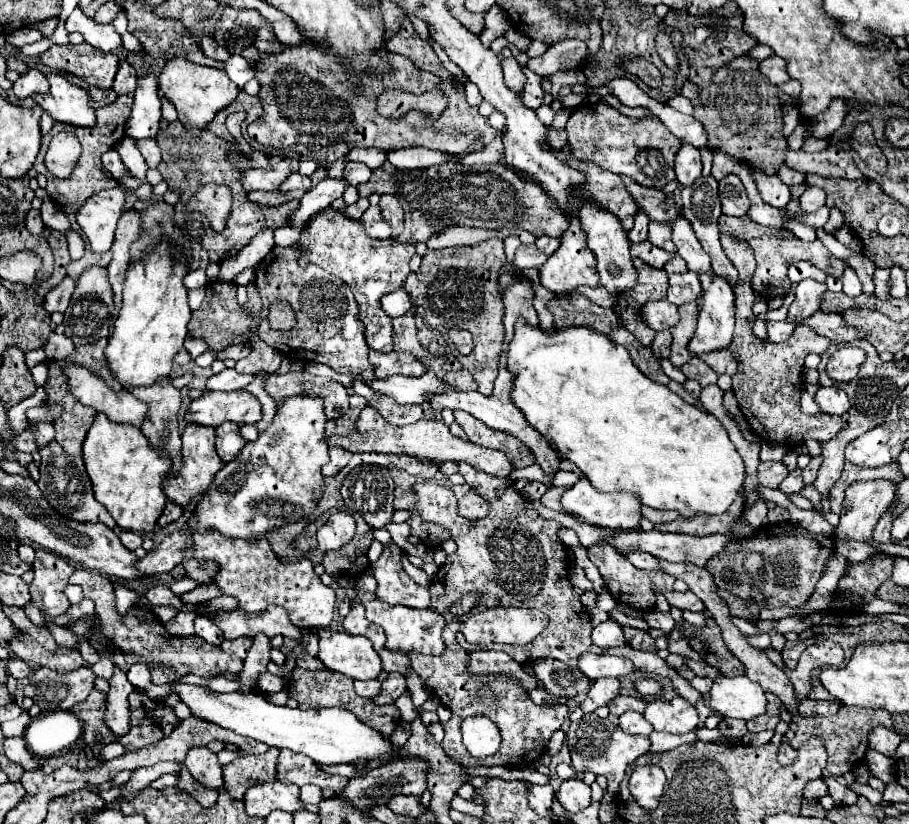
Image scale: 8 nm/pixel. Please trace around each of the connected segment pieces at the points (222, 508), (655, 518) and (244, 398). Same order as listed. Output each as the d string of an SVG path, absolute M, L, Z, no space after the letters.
M293 396L285 400L277 408L277 414L271 426L259 434L255 442L249 442L231 462L227 462L217 474L211 486L207 488L205 496L197 504L193 518L187 520L189 530L197 532L219 532L231 538L261 538L267 536L271 530L307 520L313 516L317 508L317 500L325 492L325 482L321 476L321 466L329 462L327 442L325 442L325 414L323 414L323 400L313 396Z
M643 506L643 516L647 520L651 520L653 524L659 524L659 522L673 522L679 514L677 512L665 512L665 510L653 510L649 506Z
M245 390L237 392L209 392L193 400L185 412L187 424L201 424L217 428L223 422L255 424L261 420L261 404Z

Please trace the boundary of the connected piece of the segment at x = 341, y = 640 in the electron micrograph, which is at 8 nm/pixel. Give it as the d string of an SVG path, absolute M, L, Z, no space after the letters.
M331 628L313 630L319 636L319 660L331 672L341 672L355 680L373 680L381 672L381 658L363 636L337 632Z

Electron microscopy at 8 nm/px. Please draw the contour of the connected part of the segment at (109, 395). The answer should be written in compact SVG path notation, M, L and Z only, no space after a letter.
M69 368L69 388L73 396L91 406L95 412L103 412L111 422L131 424L141 428L149 406L137 400L131 392L115 392L101 378L89 376L85 368Z

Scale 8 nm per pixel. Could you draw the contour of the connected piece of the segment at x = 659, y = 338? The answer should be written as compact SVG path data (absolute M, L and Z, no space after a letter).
M669 330L657 332L657 334L655 334L655 340L653 340L653 344L651 344L651 350L653 350L653 354L657 356L657 360L669 358L669 346L671 346L671 332L669 332Z

